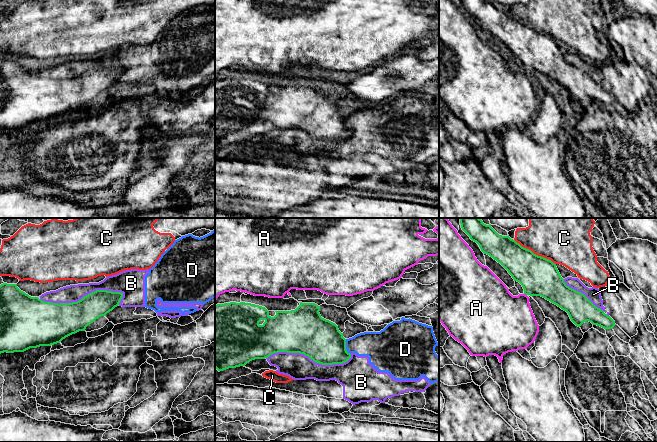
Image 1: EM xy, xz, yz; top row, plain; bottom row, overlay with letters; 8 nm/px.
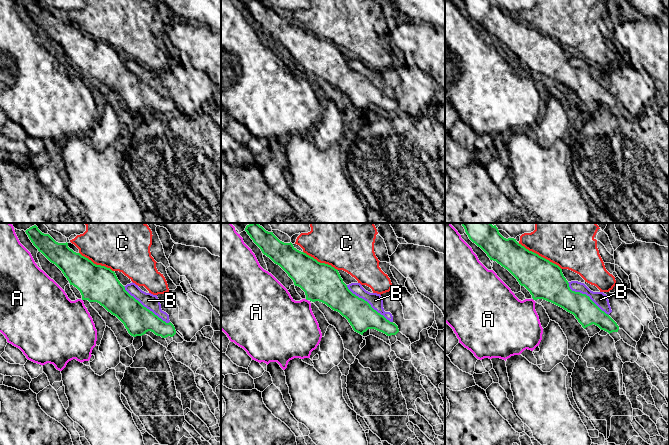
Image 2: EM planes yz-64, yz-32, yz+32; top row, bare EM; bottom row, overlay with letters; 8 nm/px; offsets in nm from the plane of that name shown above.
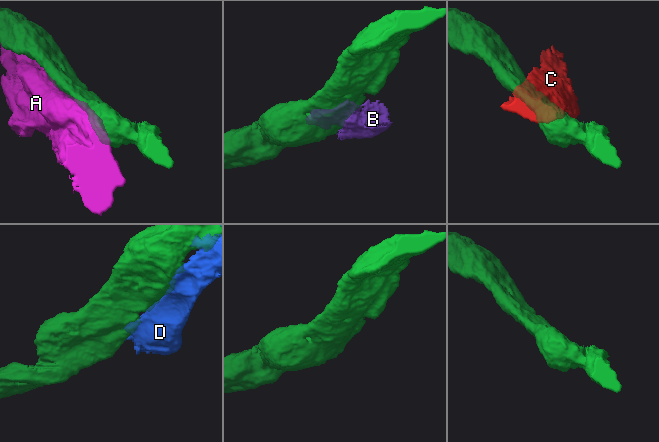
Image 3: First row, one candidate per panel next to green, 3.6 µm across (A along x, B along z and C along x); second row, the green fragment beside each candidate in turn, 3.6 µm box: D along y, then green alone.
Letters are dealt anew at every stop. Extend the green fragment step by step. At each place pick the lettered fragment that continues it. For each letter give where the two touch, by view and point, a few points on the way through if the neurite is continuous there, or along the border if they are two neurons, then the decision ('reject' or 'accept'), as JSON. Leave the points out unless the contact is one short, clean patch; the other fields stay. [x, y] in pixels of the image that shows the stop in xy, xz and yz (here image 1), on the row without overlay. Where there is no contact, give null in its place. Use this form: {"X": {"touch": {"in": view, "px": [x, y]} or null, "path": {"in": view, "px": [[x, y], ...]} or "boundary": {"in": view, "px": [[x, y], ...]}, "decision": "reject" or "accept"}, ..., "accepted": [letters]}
{"A": {"touch": {"in": "yz", "px": [525, 70]}, "decision": "reject"}, "B": {"touch": {"in": "xy", "px": [82, 74]}, "decision": "reject"}, "C": {"touch": {"in": "yz", "px": [535, 30]}, "decision": "reject"}, "D": {"touch": {"in": "xz", "px": [345, 123]}, "decision": "reject"}, "accepted": []}

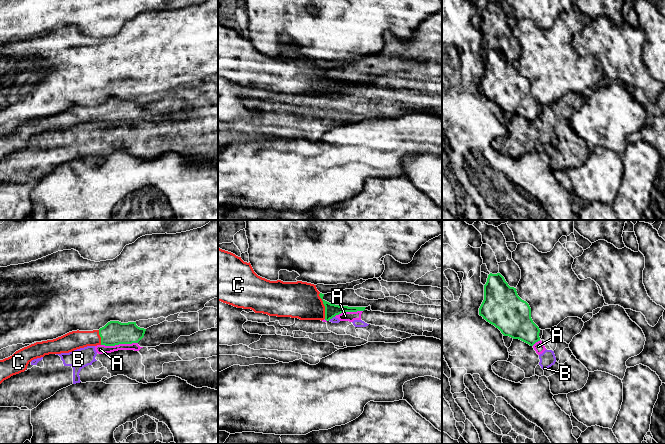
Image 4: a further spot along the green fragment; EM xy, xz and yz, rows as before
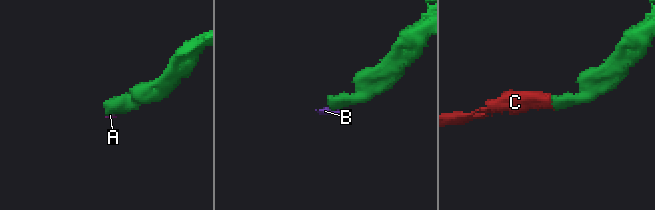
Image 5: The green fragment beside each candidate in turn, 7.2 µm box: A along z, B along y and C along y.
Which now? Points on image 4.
{"A": {"touch": {"in": "xy", "px": [119, 119]}, "boundary": {"in": "xy", "px": [[137, 118], [101, 121]]}, "decision": "reject"}, "B": {"touch": {"in": "xz", "px": [331, 94]}, "boundary": {"in": "xz", "px": [[334, 92], [328, 96]]}, "decision": "reject"}, "C": {"touch": {"in": "xz", "px": [324, 81]}, "decision": "accept"}, "accepted": ["C"]}

